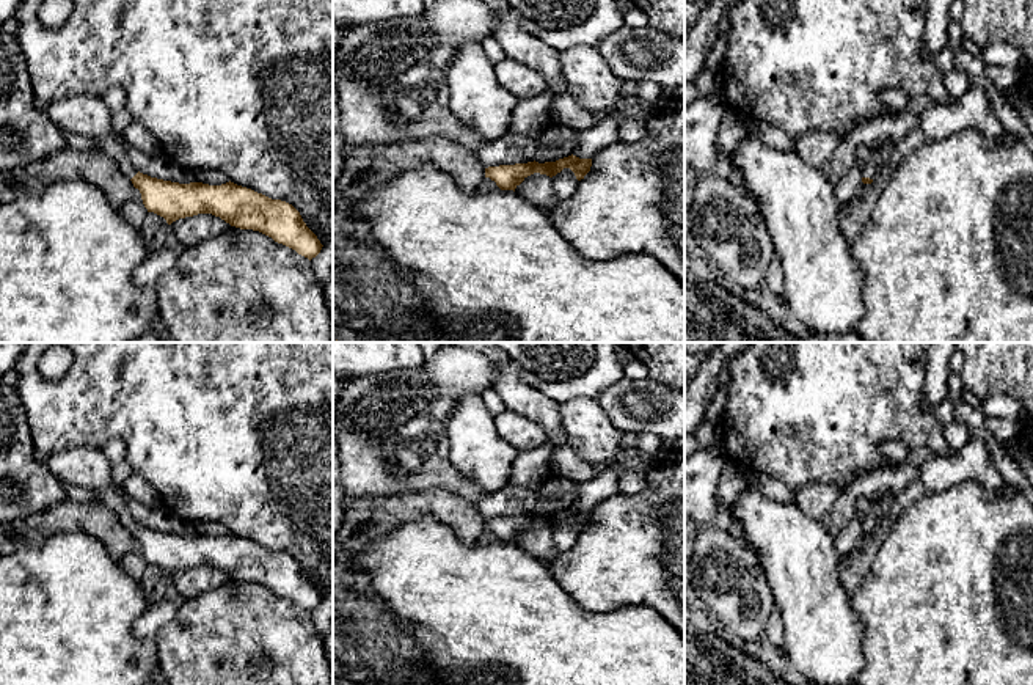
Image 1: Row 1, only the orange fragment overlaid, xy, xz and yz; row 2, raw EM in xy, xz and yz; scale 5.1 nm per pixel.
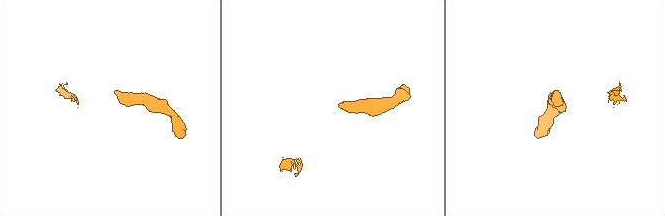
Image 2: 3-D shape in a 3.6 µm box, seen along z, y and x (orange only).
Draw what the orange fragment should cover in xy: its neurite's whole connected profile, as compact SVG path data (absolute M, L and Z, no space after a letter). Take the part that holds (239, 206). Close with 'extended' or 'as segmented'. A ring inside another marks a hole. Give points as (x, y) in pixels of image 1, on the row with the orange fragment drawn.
M113 130L107 138L94 141L94 146L113 159L133 187L140 190L148 212L163 217L168 225L179 218L212 214L231 226L259 231L309 261L320 253L323 245L292 204L272 200L231 181L209 185L151 178L133 167L122 141L122 134Z; extended

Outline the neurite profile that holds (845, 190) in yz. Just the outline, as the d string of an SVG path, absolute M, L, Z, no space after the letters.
M854 162L849 171L838 181L835 185L835 198L841 204L848 204L857 192L857 187L862 184L862 167Z

